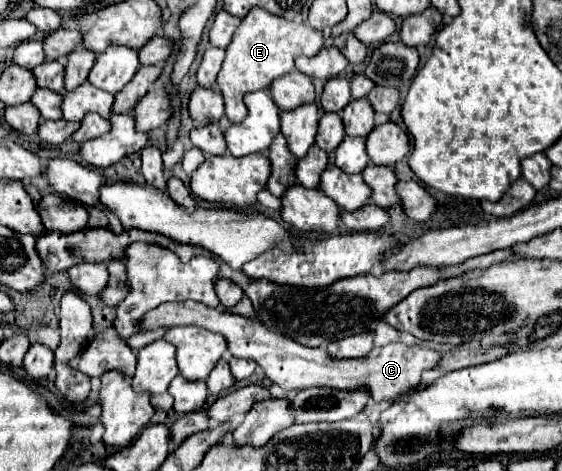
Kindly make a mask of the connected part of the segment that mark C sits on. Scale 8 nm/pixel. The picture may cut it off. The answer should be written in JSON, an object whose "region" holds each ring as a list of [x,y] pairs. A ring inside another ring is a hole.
{"region":[[[183,300],[183,302],[175,302],[175,304],[161,304],[159,308],[147,312],[147,316],[143,316],[143,330],[151,330],[151,328],[159,328],[159,326],[173,328],[173,326],[183,326],[183,324],[193,324],[193,326],[223,334],[227,338],[229,352],[235,358],[255,360],[265,370],[265,374],[271,378],[271,382],[279,384],[283,390],[301,390],[301,388],[311,388],[311,386],[329,386],[329,388],[339,388],[339,390],[351,390],[351,388],[359,388],[359,386],[367,384],[371,390],[371,398],[375,402],[381,402],[381,400],[391,402],[391,400],[419,388],[421,374],[425,370],[433,370],[441,362],[441,352],[427,348],[427,346],[421,346],[421,344],[407,346],[403,342],[391,342],[391,344],[373,348],[363,358],[337,360],[337,358],[331,358],[325,348],[309,348],[309,346],[297,344],[291,338],[285,338],[281,334],[267,330],[259,320],[251,320],[251,318],[245,318],[239,314],[219,312],[219,310],[207,308],[205,304],[199,304],[193,300]]]}

